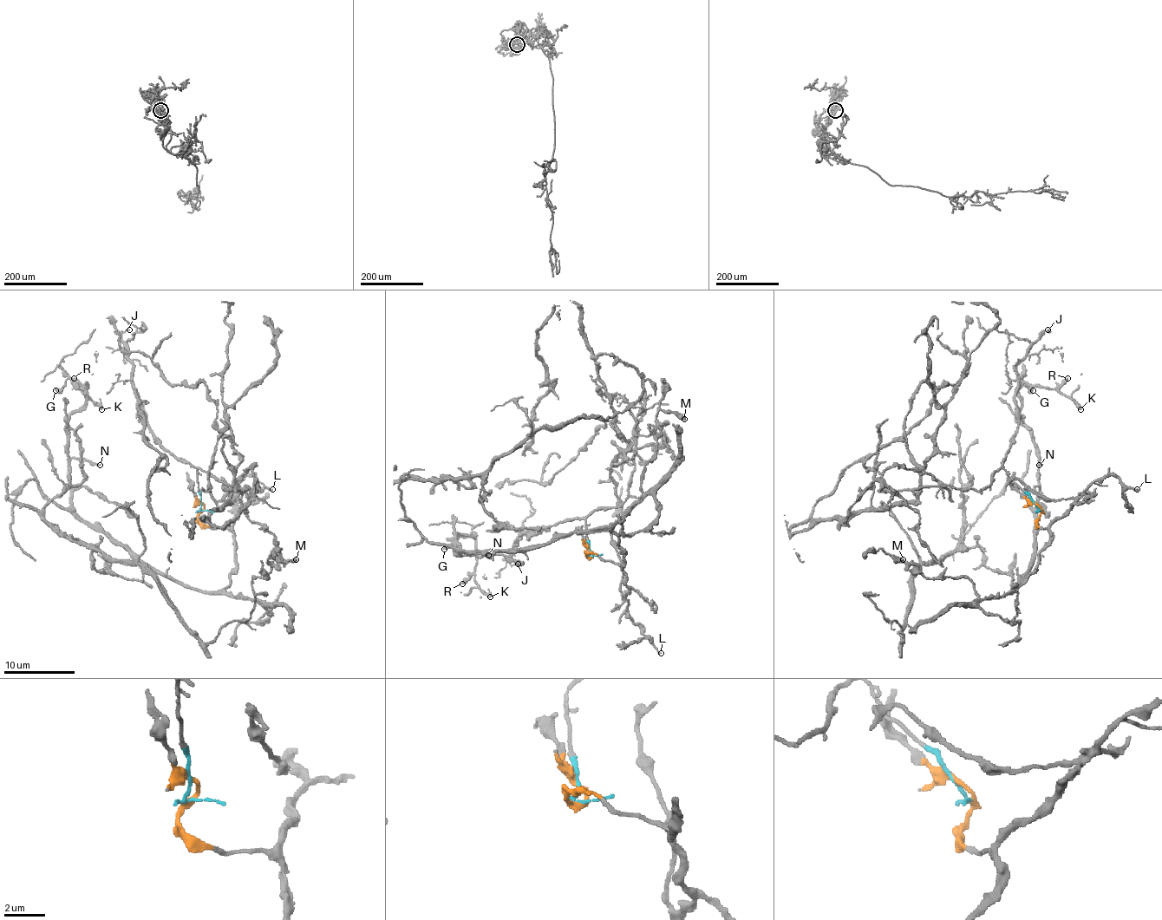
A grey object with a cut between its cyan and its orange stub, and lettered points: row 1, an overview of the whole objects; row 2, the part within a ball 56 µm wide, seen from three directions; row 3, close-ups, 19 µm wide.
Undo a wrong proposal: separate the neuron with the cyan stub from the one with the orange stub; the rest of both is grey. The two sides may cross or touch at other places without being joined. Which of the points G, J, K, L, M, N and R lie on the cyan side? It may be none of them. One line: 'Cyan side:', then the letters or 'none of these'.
Cyan side: J

